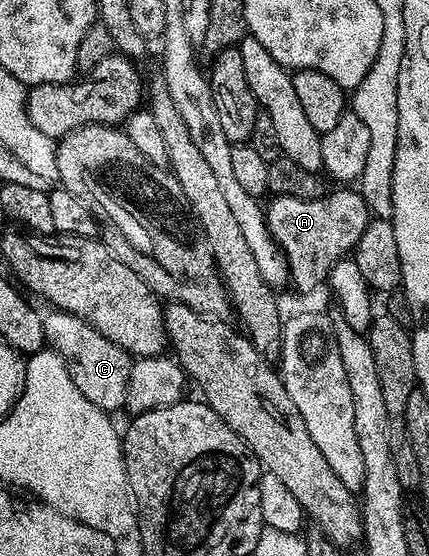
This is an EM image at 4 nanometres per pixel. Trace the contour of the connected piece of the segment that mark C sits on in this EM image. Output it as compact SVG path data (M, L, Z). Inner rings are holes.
M51 311L51 314L46 314L43 317L43 339L63 356L73 383L77 383L77 391L81 391L89 403L101 407L109 415L114 414L114 409L122 410L126 406L132 354L117 343L105 339L101 331L97 331L89 322L82 321L76 313Z

